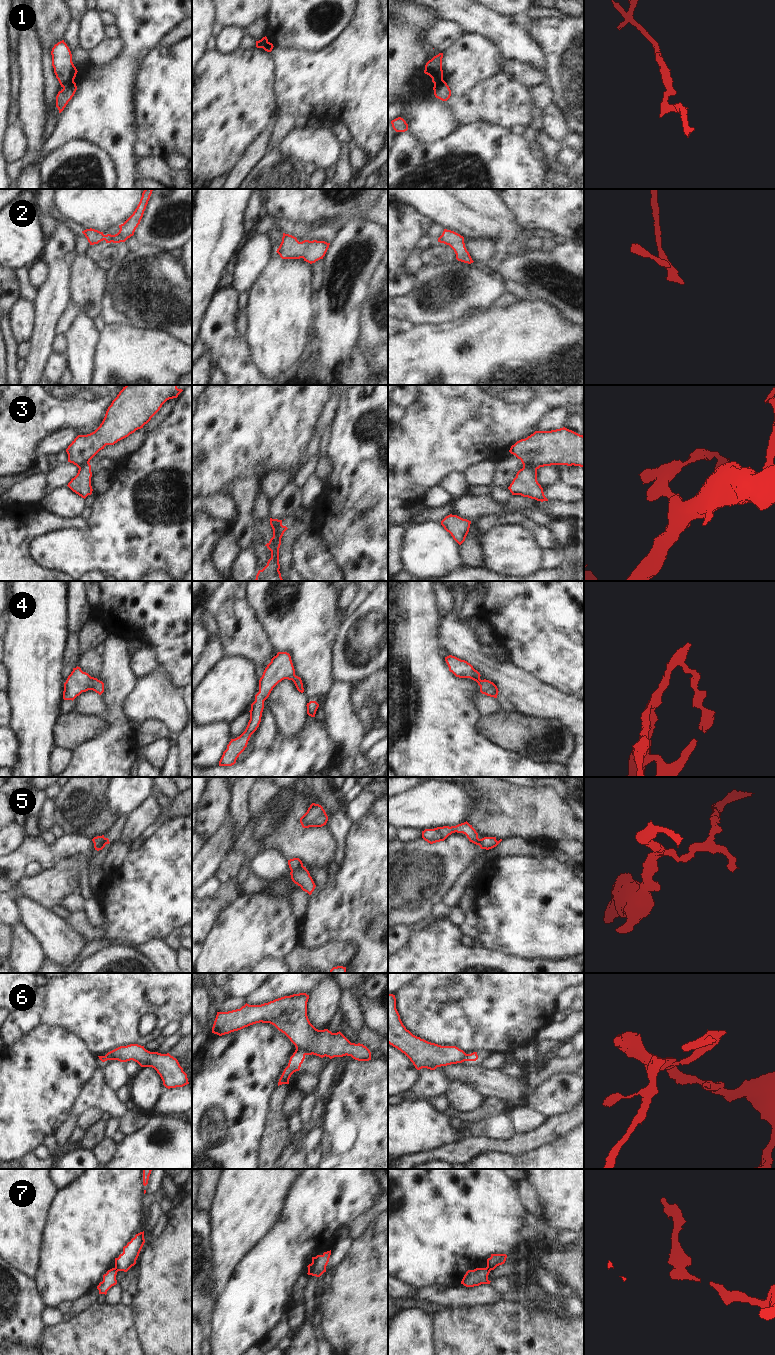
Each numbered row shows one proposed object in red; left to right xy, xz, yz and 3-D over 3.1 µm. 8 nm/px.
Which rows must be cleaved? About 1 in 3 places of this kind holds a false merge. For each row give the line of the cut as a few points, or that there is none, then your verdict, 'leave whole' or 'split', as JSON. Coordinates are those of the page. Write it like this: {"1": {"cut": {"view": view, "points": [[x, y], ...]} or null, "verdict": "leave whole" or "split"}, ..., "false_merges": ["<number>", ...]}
{"1": {"cut": {"view": "xy", "points": [[73, 81], [63, 88]]}, "verdict": "split"}, "2": {"cut": null, "verdict": "leave whole"}, "3": {"cut": {"view": "yz", "points": [[523, 466], [533, 466], [536, 469]]}, "verdict": "split"}, "4": {"cut": null, "verdict": "leave whole"}, "5": {"cut": {"view": "xz", "points": [[303, 866], [291, 871]]}, "verdict": "split"}, "6": {"cut": {"view": "xz", "points": [[296, 1048], [305, 1054]]}, "verdict": "split"}, "7": {"cut": {"view": "xz", "points": [[316, 1257], [313, 1267], [308, 1274]]}, "verdict": "split"}, "false_merges": ["1", "3", "5", "6", "7"]}

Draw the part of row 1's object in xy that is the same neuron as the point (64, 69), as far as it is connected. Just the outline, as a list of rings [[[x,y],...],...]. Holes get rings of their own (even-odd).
[[[64,40],[54,45],[51,51],[52,66],[61,87],[74,82],[77,69],[72,62],[72,54]]]

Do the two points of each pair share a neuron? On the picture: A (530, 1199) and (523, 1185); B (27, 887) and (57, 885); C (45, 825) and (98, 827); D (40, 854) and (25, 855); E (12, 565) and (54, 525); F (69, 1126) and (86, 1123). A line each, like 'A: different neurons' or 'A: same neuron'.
A: same neuron
B: same neuron
C: different neurons
D: same neuron
E: same neuron
F: different neurons

